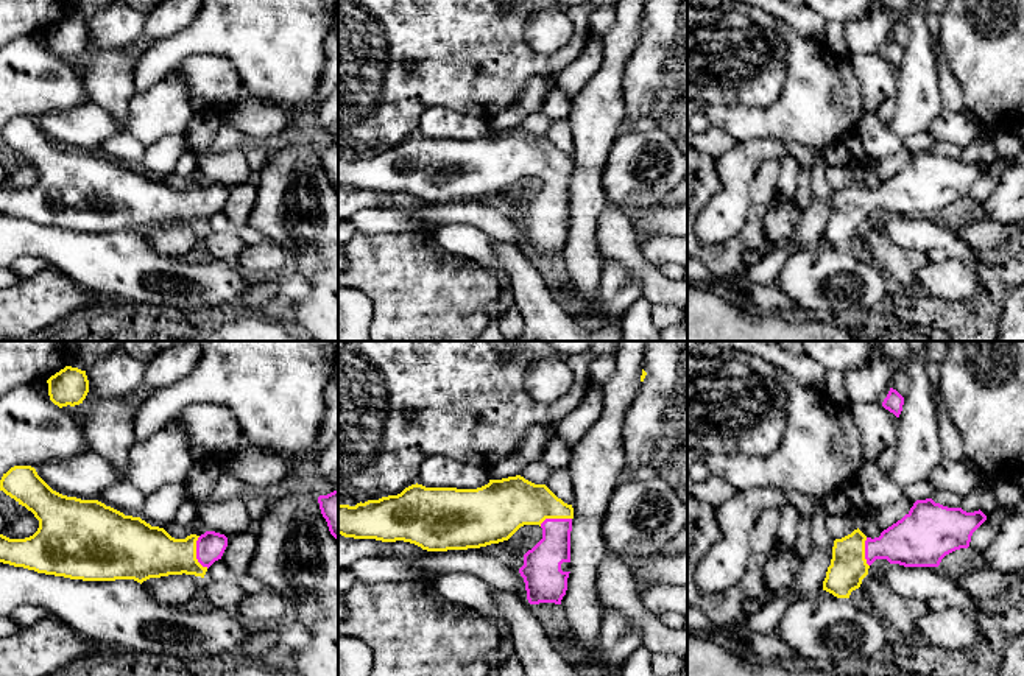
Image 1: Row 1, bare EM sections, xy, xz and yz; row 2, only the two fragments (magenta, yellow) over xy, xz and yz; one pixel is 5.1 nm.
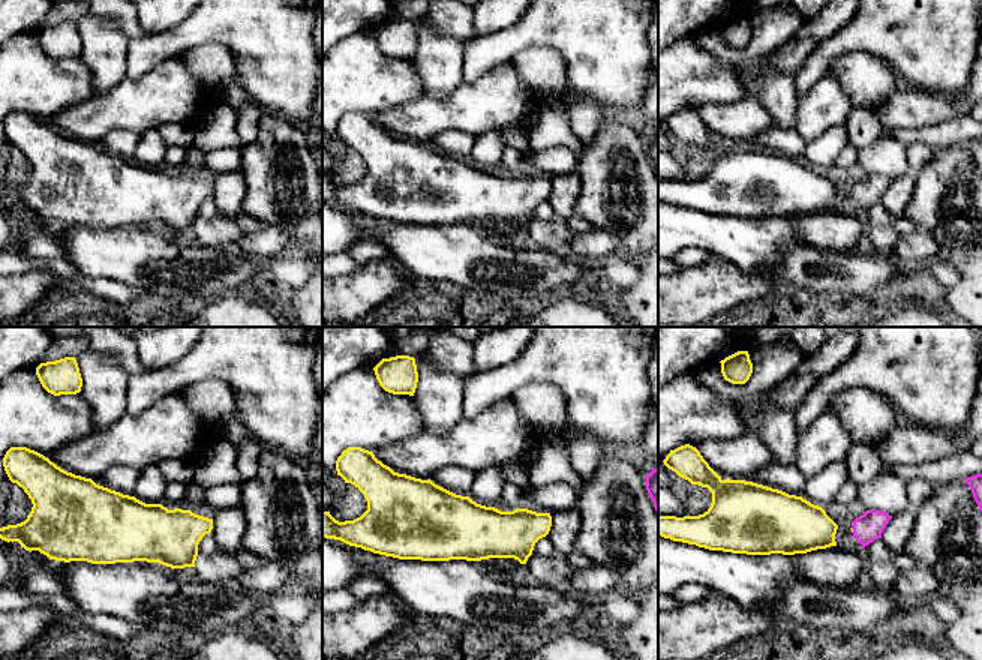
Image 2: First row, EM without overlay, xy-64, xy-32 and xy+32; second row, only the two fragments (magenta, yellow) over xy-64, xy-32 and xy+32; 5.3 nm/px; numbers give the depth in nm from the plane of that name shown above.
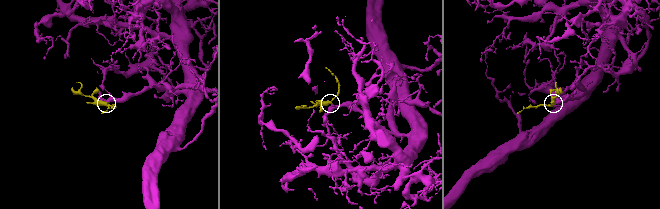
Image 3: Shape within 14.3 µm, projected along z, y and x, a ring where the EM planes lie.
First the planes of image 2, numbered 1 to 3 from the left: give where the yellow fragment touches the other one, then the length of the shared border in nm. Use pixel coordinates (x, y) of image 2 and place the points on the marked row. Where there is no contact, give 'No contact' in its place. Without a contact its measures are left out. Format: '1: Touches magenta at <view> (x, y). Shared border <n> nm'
1: No contact
2: No contact
3: Touches magenta at xy+32 (852, 528). Shared border 30 nm

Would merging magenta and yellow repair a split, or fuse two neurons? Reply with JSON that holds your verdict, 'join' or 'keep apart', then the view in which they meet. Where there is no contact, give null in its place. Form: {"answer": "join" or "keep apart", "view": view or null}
{"answer": "join", "view": "xy"}

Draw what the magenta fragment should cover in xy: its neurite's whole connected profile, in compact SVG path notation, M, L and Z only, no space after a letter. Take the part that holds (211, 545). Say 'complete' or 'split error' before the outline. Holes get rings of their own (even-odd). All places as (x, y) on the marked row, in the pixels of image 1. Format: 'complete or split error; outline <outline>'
split error; outline M31 466L11 467L0 480L0 491L39 520L37 531L30 537L9 539L0 534L0 562L37 573L83 581L134 579L140 584L150 578L182 573L204 578L228 547L228 537L215 531L175 539L164 528L151 526L140 517L125 516L98 500L62 495Z

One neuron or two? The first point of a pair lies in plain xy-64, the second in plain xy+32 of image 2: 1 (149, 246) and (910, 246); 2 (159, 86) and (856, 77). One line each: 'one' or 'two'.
1: two
2: two

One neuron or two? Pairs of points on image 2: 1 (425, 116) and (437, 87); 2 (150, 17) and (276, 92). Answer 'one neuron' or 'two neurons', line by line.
1: two neurons
2: two neurons

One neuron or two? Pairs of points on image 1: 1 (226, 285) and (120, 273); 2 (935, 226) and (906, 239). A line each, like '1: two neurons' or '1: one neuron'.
1: one neuron
2: one neuron

